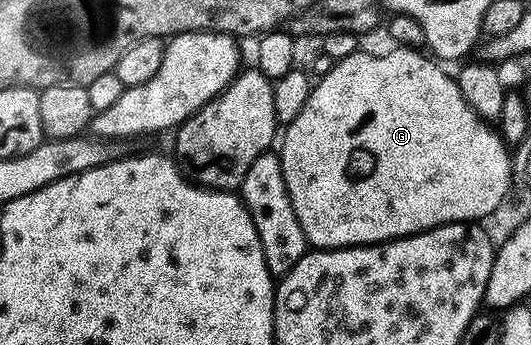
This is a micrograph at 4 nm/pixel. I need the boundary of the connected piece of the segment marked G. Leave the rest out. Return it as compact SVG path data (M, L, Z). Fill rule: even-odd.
M391 50L395 51L389 52L388 55L356 53L338 60L332 66L335 68L320 83L318 80L312 86L309 101L305 101L305 109L301 109L301 113L297 113L297 117L291 123L286 124L285 130L282 132L281 158L285 173L285 185L289 189L289 197L293 201L297 221L312 248L366 247L373 243L386 243L389 239L403 239L406 235L416 235L446 223L483 221L486 215L493 214L502 205L507 190L511 185L513 186L512 152L509 150L508 144L488 120L480 119L477 112L467 104L465 97L461 95L458 82L452 76L450 79L439 68L442 66L434 58L424 54L422 50Z

